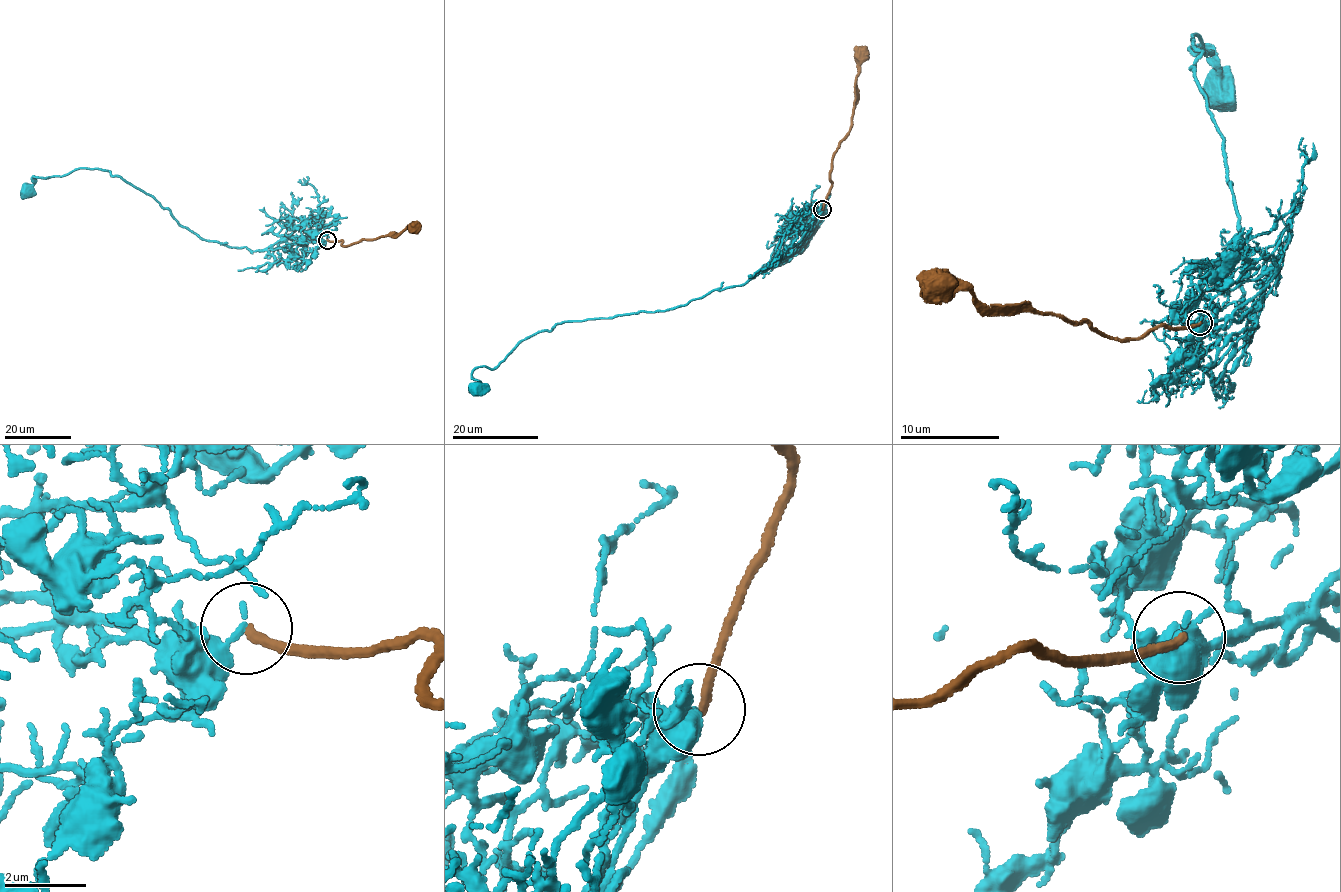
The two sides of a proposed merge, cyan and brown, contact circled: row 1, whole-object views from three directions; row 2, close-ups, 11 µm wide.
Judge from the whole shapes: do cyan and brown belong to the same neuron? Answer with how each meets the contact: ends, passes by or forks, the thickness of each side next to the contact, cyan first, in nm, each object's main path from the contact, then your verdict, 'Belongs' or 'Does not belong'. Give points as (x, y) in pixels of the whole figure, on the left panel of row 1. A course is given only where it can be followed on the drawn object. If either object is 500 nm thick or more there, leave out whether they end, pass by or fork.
At the ring cyan ends. At the ring brown ends. Thickness 320 nm (cyan) against 220 nm. Course of cyan: (327, 240), (284, 236), (262, 250), (252, 251), (202, 239), (152, 196), (98, 168), (35, 176), (28, 191). Course of brown: (327, 240), (342, 240), (341, 245), (348, 245), (361, 239), (395, 237), (414, 225). Does not belong

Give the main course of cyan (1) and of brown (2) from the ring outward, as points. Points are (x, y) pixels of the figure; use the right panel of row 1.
1: (1198, 323), (1260, 305), (1245, 337), (1257, 327), (1242, 243), (1191, 36), (1216, 91)
2: (1198, 323), (1105, 337), (1087, 321), (1071, 325), (1030, 312), (984, 314), (970, 290), (956, 291), (939, 278)

